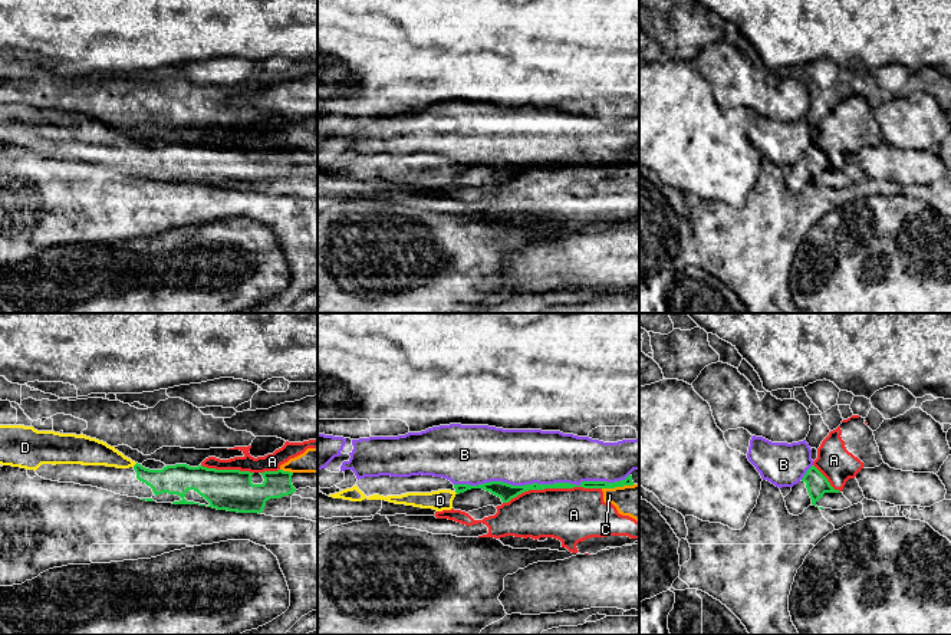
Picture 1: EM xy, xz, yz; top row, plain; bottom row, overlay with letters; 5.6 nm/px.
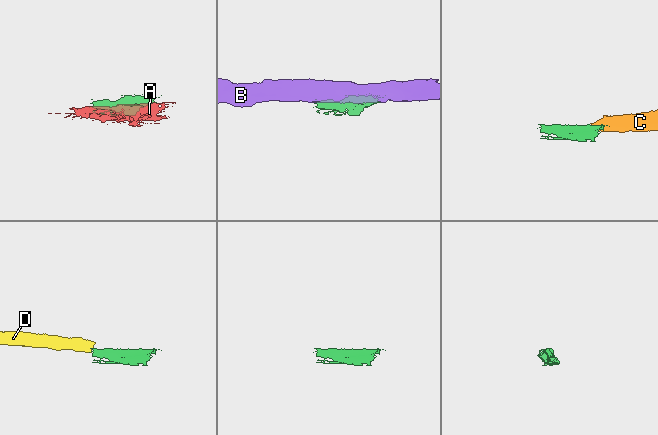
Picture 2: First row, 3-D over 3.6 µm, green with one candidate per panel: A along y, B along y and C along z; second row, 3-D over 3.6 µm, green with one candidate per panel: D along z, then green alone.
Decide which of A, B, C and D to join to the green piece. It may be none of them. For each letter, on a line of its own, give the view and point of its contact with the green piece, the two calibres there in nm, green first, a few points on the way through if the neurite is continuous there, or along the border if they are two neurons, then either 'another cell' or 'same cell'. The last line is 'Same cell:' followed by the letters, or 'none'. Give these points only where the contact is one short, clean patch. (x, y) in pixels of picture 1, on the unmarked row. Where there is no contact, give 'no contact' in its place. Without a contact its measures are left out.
A: contact xz (552, 165); calibres 90 and 300 nm; another cell
B: contact xz (542, 163); calibres 100 and 320 nm; another cell
C: contact xy (286, 150); calibres 160 and 140 nm; border xy (280, 147), (292, 151); another cell
D: contact xy (135, 142); calibres 160 and 140 nm; same cell
Same cell: D

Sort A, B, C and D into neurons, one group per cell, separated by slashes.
A C / B / D

